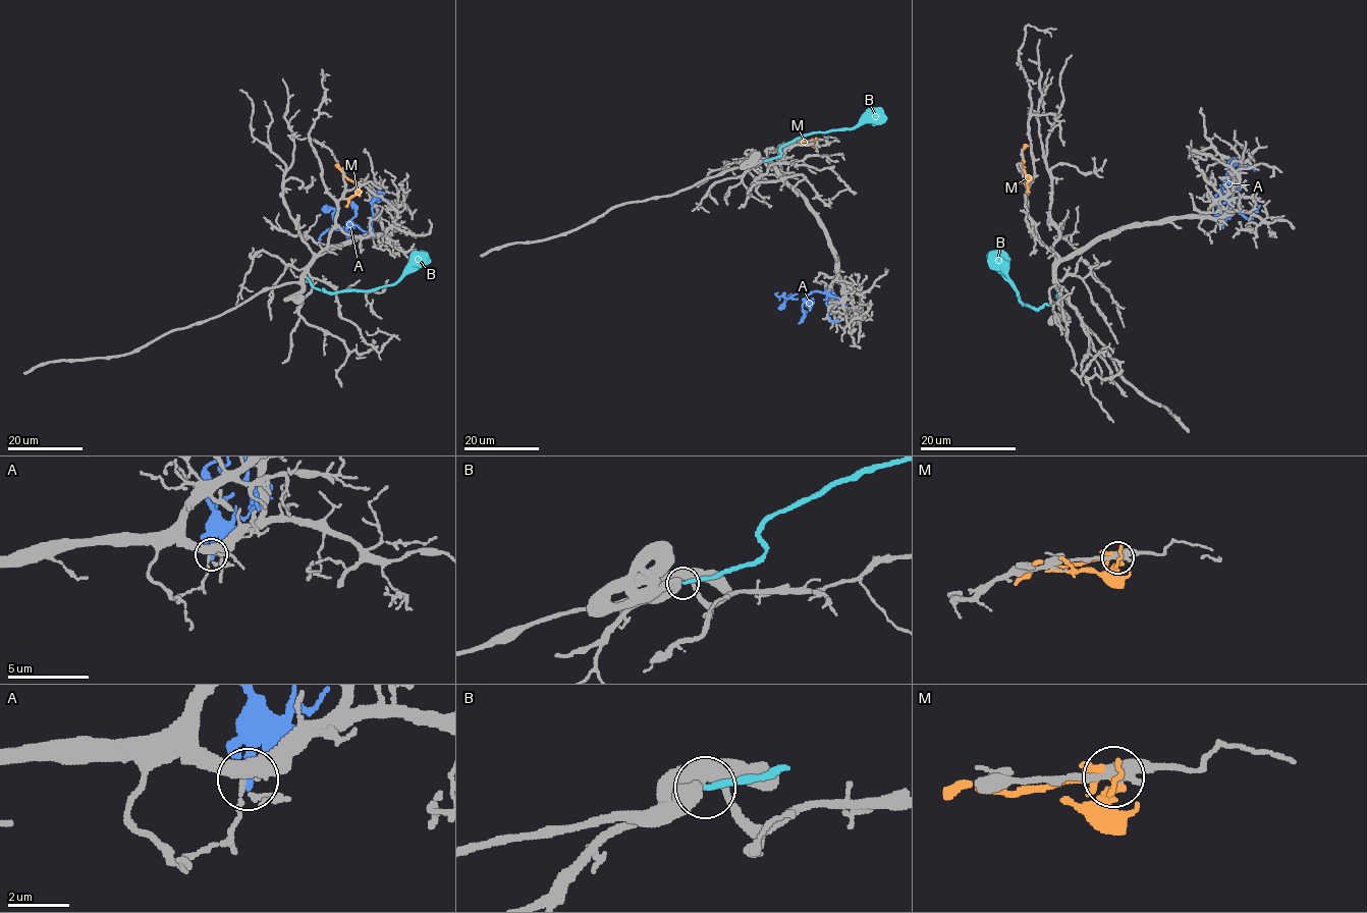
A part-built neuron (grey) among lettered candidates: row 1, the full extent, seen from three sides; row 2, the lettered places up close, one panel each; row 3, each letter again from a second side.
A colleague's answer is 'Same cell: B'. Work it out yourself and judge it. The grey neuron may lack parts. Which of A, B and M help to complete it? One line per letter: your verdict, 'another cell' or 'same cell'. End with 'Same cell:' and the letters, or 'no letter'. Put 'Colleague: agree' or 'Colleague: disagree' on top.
Colleague: agree
A: another cell
B: same cell
M: another cell
Same cell: B

